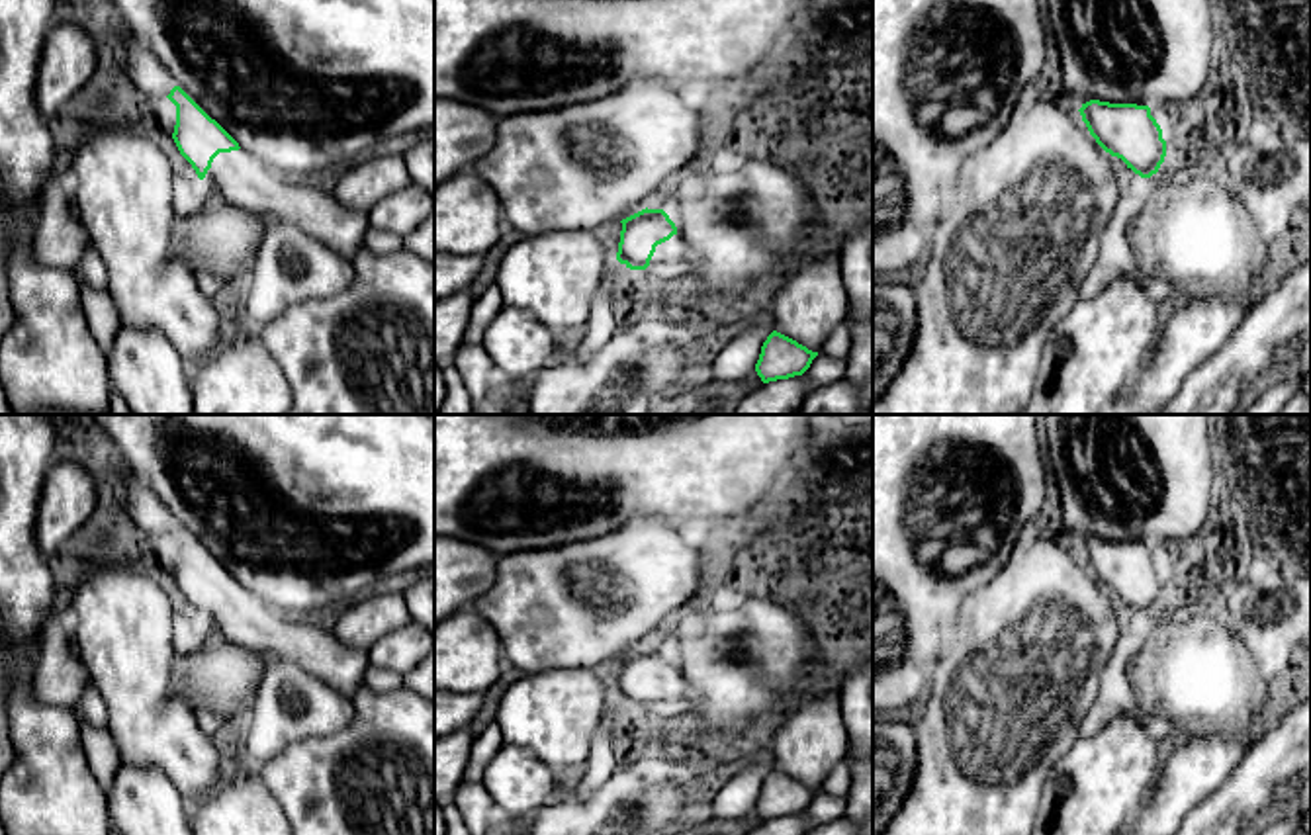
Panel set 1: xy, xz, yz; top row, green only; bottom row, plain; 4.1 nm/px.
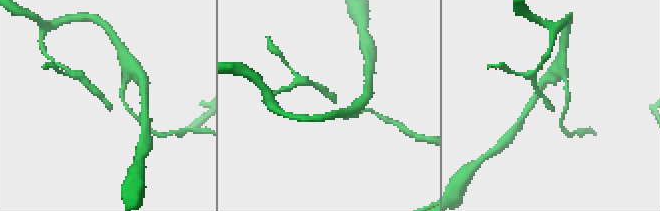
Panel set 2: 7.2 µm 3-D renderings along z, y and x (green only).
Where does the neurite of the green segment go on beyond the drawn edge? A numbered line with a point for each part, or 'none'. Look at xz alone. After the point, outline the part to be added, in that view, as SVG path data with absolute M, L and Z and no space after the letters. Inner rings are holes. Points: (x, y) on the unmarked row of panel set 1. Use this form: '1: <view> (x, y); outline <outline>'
1: xz (676, 687); outline M673 673L669 679L656 684L650 704L663 704L663 702L687 698L689 690L691 688L687 681L679 673Z

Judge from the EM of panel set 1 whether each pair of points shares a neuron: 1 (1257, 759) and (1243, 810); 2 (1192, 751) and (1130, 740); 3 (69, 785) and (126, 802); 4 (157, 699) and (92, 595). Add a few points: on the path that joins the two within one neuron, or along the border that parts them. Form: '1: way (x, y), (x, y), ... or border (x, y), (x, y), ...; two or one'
1: way (1257, 771), (1243, 798); one
2: border (1163, 757), (1157, 783), (1145, 800); two
3: border (104, 792), (110, 814); two
4: way (134, 673), (124, 626), (118, 620); one

